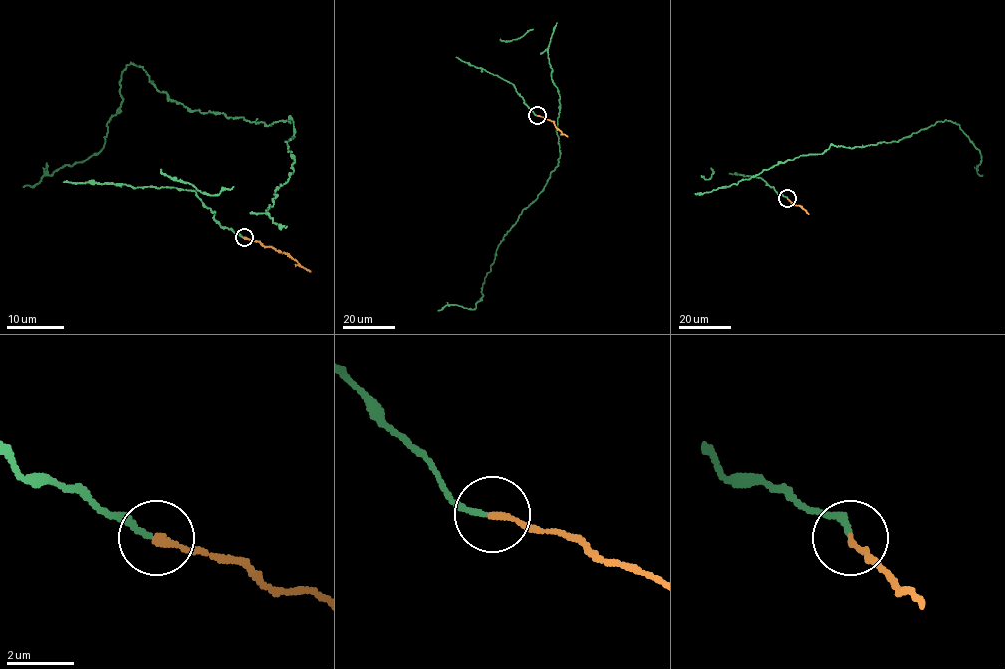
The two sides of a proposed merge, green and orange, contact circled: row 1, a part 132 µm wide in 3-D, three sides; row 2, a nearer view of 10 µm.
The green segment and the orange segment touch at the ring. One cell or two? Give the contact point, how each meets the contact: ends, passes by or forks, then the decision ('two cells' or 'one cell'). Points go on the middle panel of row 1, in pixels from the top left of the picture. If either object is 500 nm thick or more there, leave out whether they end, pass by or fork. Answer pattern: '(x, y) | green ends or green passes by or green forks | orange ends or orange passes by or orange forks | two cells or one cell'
(537, 115) | green ends | orange ends | one cell

